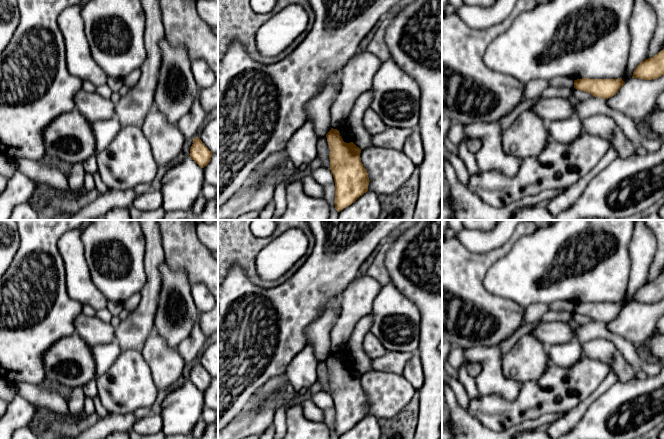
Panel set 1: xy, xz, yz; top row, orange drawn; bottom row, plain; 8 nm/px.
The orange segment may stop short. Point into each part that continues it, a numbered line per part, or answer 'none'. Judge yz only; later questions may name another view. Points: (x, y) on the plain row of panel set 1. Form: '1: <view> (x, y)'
none

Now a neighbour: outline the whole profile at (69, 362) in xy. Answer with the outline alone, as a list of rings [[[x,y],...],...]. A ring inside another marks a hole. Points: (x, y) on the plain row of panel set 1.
[[[77,333],[59,339],[43,355],[45,378],[64,387],[83,387],[96,379],[96,367],[89,346]]]

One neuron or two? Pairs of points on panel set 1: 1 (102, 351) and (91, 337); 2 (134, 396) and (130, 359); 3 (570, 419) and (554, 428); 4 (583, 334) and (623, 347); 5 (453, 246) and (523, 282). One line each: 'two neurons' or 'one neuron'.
1: two neurons
2: one neuron
3: one neuron
4: one neuron
5: two neurons

